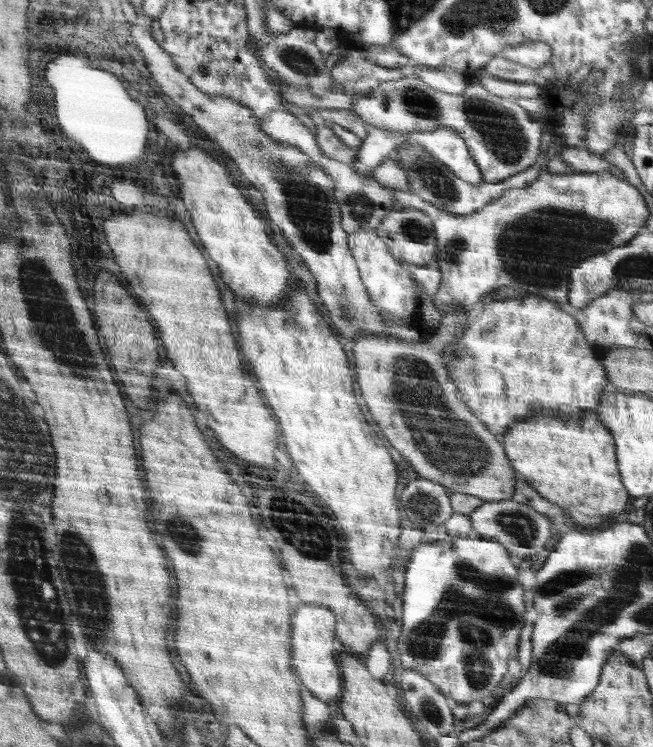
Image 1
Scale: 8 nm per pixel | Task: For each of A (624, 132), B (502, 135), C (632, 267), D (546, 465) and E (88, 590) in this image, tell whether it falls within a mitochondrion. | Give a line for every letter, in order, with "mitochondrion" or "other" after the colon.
A: other
B: mitochondrion
C: mitochondrion
D: other
E: mitochondrion

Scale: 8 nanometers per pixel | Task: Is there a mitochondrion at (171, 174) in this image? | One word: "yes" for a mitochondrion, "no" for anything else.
no

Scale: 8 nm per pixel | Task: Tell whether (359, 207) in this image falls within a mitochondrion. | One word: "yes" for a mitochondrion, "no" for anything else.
yes

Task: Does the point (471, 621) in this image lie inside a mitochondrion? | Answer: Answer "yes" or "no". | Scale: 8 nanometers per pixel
yes

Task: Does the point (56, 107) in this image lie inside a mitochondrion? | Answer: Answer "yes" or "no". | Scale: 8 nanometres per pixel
no

